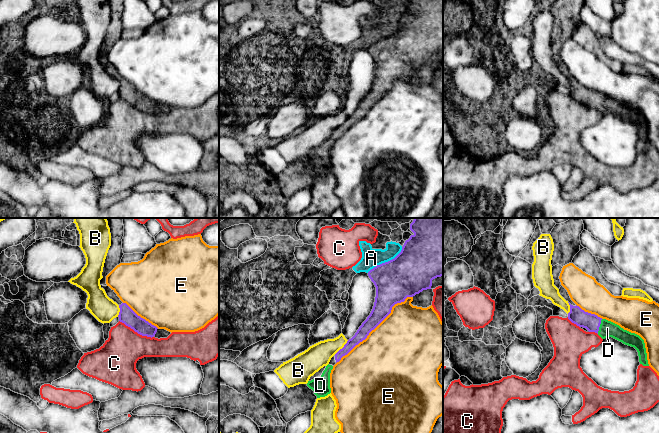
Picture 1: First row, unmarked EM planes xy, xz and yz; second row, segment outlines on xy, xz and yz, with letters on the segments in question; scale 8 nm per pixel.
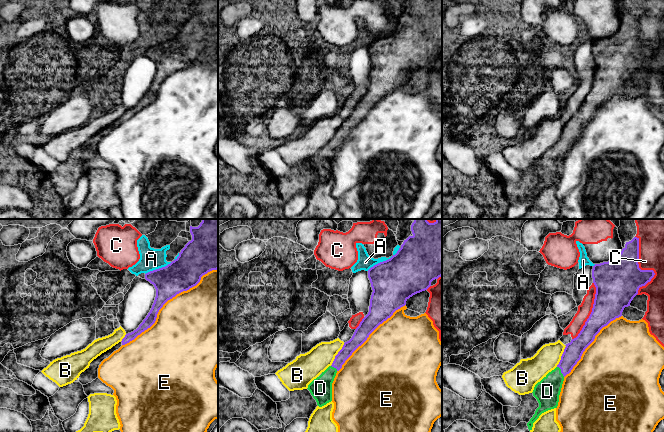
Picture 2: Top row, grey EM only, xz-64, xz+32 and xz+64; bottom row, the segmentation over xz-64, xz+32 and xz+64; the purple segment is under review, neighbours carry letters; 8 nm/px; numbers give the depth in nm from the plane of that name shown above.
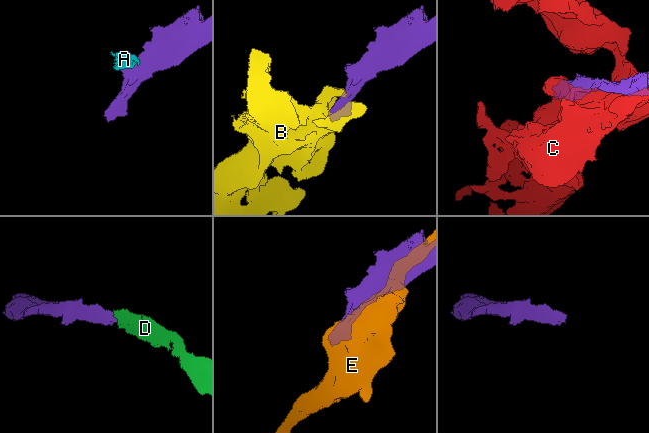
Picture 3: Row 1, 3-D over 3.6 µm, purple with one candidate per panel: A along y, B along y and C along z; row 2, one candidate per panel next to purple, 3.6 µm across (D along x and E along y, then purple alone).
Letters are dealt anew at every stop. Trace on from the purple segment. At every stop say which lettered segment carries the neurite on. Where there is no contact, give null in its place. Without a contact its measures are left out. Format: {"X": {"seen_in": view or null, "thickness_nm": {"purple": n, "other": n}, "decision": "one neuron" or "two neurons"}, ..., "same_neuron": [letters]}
{"A": {"seen_in": "xz", "thickness_nm": {"purple": 360, "other": 150}, "decision": "two neurons"}, "B": {"seen_in": "xz", "thickness_nm": {"purple": 90, "other": 200}, "decision": "two neurons"}, "C": {"seen_in": "xy", "thickness_nm": {"purple": 130, "other": 300}, "decision": "two neurons"}, "D": {"seen_in": "yz", "thickness_nm": {"purple": 140, "other": 130}, "decision": "one neuron"}, "E": {"seen_in": "xz", "thickness_nm": {"purple": 170, "other": 500}, "decision": "two neurons"}, "same_neuron": ["D"]}

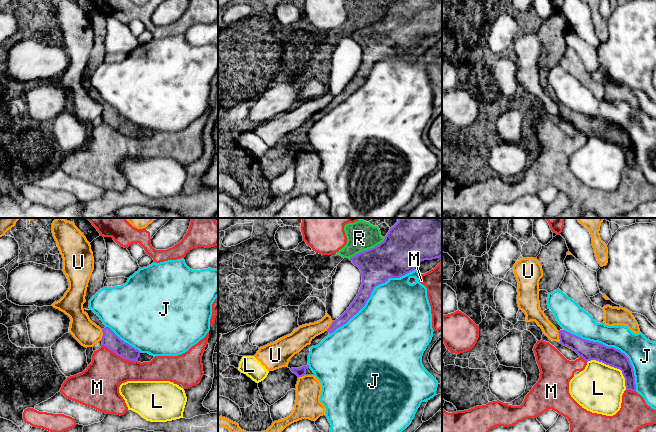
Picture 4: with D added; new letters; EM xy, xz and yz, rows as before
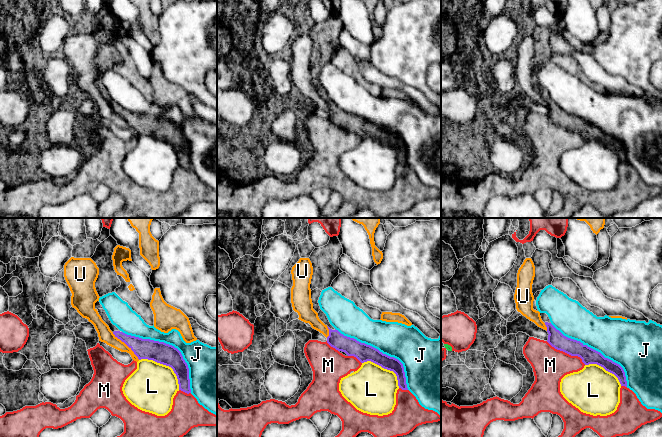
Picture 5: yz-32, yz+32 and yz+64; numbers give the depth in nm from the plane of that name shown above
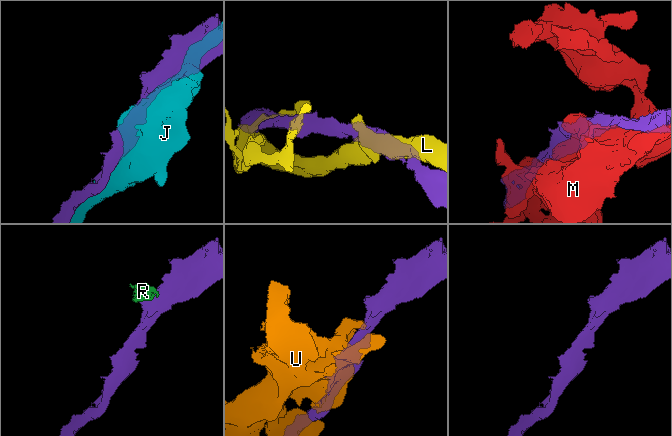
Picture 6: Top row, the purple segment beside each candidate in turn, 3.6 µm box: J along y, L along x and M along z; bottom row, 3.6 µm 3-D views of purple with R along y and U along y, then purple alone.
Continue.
{"J": {"seen_in": "yz", "thickness_nm": {"purple": 160, "other": 220}, "decision": "two neurons"}, "L": {"seen_in": "yz", "thickness_nm": {"purple": 160, "other": 380}, "decision": "two neurons"}, "M": {"seen_in": "xy", "thickness_nm": {"purple": 130, "other": 300}, "decision": "two neurons"}, "R": {"seen_in": "xz", "thickness_nm": {"purple": 320, "other": 240}, "decision": "two neurons"}, "U": {"seen_in": "xy", "thickness_nm": {"purple": 130, "other": 200}, "decision": "two neurons"}, "same_neuron": []}

